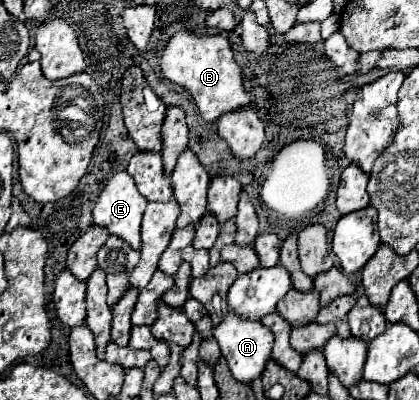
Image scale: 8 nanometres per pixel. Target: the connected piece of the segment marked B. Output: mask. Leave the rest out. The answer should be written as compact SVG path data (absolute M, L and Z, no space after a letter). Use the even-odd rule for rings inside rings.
M188 29L176 31L164 47L160 69L166 79L190 91L192 99L200 109L202 119L208 123L216 121L222 113L234 111L250 103L250 97L242 87L242 71L234 59L228 39L222 33L196 35L194 31L188 31Z

